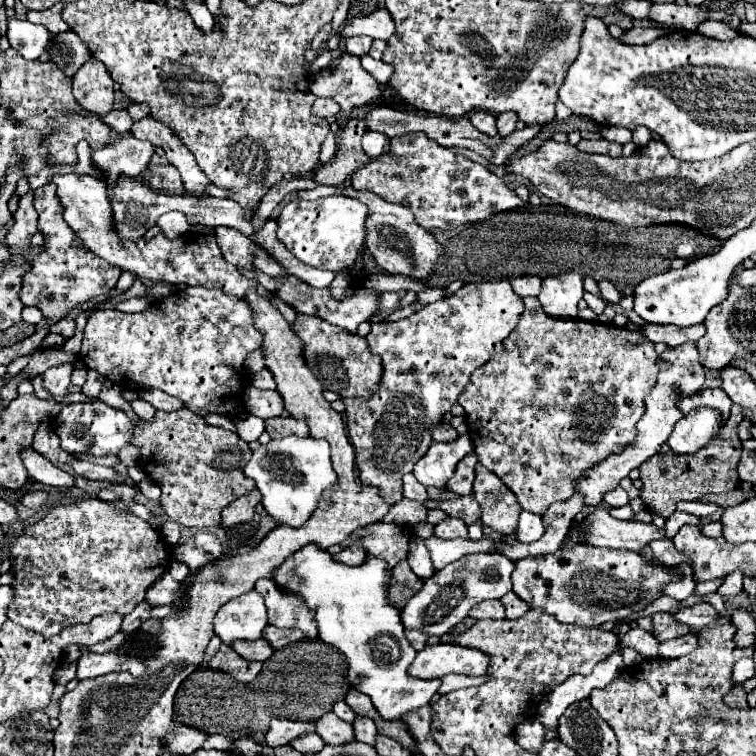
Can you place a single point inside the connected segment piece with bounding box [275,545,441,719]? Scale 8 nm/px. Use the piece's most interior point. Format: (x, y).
(353, 613)

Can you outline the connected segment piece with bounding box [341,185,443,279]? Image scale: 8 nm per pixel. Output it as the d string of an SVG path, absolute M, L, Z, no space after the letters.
M341 185L341 195L361 199L361 203L369 205L369 219L365 221L365 247L379 267L391 275L407 275L413 279L425 279L433 271L443 247L429 231L415 223L413 213L409 213L407 207L387 203L373 191L355 191L351 185Z

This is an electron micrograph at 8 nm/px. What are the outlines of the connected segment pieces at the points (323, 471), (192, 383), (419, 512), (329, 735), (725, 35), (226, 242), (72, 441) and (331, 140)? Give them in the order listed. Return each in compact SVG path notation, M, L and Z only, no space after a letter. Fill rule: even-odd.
M285 437L285 439L269 441L267 445L261 445L257 451L253 451L253 457L249 459L243 471L257 483L257 489L263 493L263 507L267 509L267 513L277 523L285 523L291 527L301 527L313 515L319 495L337 481L337 475L329 459L329 443L325 439L313 439L313 437L307 437L307 439Z
M187 287L139 313L95 311L83 329L79 359L121 389L155 387L187 403L199 417L209 413L239 417L243 391L251 383L245 357L261 347L261 339L243 299L217 289Z
M401 499L395 507L391 507L390 511L381 519L384 523L401 523L403 527L411 527L417 525L419 521L425 521L427 515L427 507L423 503L415 503L411 499Z
M335 713L315 721L315 733L329 745L341 745L353 741L353 725L339 719Z
M705 21L699 25L697 29L699 33L703 33L705 37L711 37L711 39L719 39L719 41L729 41L737 35L741 35L739 31L733 31L731 27L727 27L725 23L719 23L719 21Z
M217 227L213 229L215 231L215 239L217 239L217 245L221 247L221 253L223 257L233 263L235 267L241 267L241 269L253 269L253 257L251 257L251 249L253 249L253 243L249 237L241 235L237 229L233 227Z
M101 399L85 401L85 403L71 403L61 409L61 415L53 419L53 431L61 439L61 447L67 453L89 453L89 455L117 455L125 445L129 445L133 437L133 421L115 407L105 405Z
M329 133L321 147L319 157L320 162L327 163L327 161L331 161L331 159L333 159L333 155L335 155L335 149L337 149L337 145L335 145L335 135L333 135L333 133Z

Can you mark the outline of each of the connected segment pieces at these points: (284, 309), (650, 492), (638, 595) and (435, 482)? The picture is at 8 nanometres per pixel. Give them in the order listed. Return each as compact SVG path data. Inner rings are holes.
M275 296L272 300L272 303L275 307L277 307L277 309L281 312L281 314L284 316L284 318L288 321L289 324L294 323L297 312L295 311L295 309L293 309L293 307L287 305L287 303L279 299L279 297Z
M733 404L730 417L721 433L704 448L691 455L665 453L665 455L655 455L655 457L647 459L641 467L683 467L683 479L677 477L677 475L641 469L643 489L639 491L639 495L645 503L645 507L649 507L653 513L669 519L673 515L673 505L677 505L677 501L699 501L699 499L703 499L705 495L711 495L711 493L733 491L735 485L739 483L737 463L739 463L739 457L741 457L741 441L737 434L737 427L742 420L741 407ZM645 473L653 473L653 475L649 475L645 479Z
M575 545L571 549L557 551L553 555L539 555L539 557L527 557L515 563L513 571L513 591L523 599L529 607L537 607L541 611L549 611L559 623L573 623L581 627L595 627L607 621L623 621L635 611L641 611L647 607L653 599L661 595L661 589L677 581L681 577L671 575L663 567L653 567L645 559L639 557L635 551L627 549L599 549L599 547L589 547L589 545Z
M461 435L453 443L431 443L421 461L417 461L413 475L425 487L445 487L455 473L455 465L473 451L469 435Z

